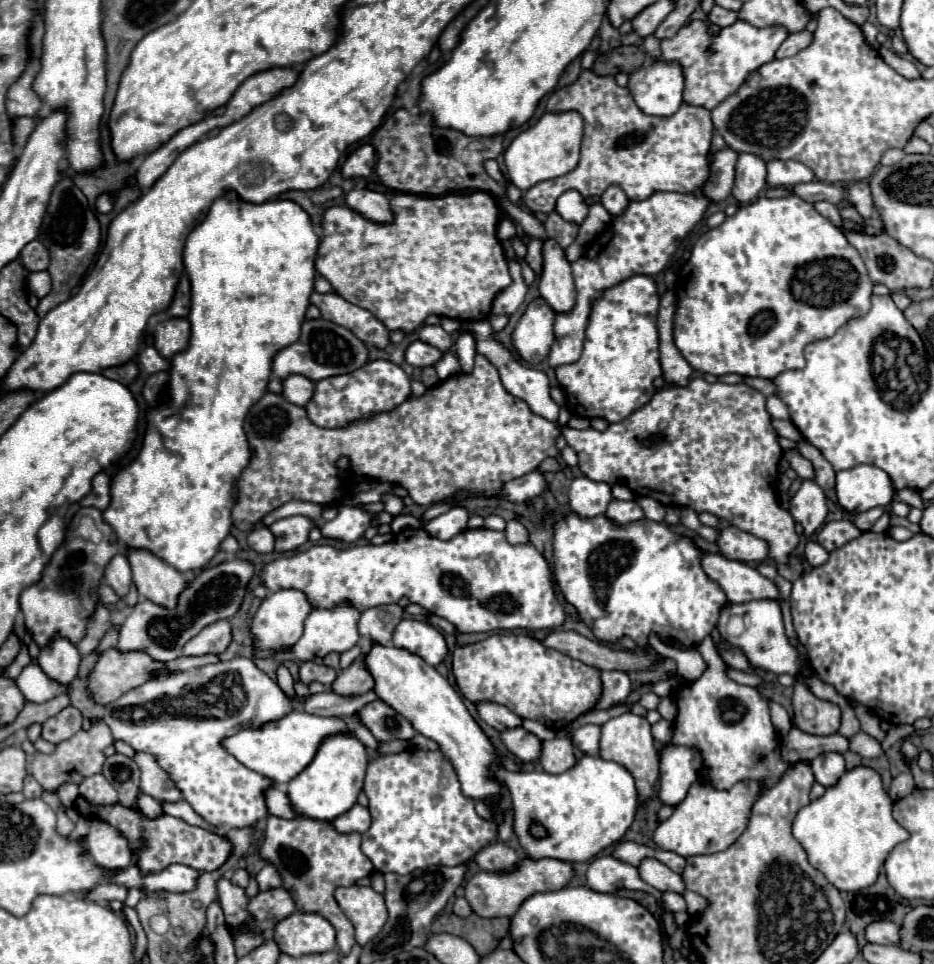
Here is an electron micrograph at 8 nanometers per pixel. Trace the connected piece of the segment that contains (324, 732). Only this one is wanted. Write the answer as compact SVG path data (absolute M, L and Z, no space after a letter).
M292 710L288 712L288 716L282 716L280 720L260 724L260 728L242 728L234 736L224 738L222 748L230 752L246 768L274 780L276 784L288 784L312 762L320 742L326 736L338 732L348 732L346 724L340 718L322 718L308 714L304 710Z

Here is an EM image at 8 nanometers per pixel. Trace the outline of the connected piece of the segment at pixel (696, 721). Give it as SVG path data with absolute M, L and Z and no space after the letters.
M710 636L698 644L698 652L708 668L698 680L682 684L676 692L678 716L674 722L672 742L694 746L702 752L704 776L716 788L730 788L748 778L764 780L764 786L770 788L778 782L788 764L780 760L780 740L770 722L768 700L756 688L728 678L726 664Z

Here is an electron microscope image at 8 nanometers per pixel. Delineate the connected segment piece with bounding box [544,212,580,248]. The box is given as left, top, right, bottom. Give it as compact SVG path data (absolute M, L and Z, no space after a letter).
M550 212L548 214L548 218L544 222L544 228L546 228L546 234L550 238L554 238L562 248L568 248L576 240L578 230L580 230L578 224L572 224L572 222L562 220L556 212Z

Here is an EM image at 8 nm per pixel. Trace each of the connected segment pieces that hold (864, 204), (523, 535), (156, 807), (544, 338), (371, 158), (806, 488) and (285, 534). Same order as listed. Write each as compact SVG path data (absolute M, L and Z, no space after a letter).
M856 182L856 184L848 186L848 200L860 212L862 218L872 216L874 204L872 204L872 192L868 188L868 182Z
M510 520L506 524L506 540L510 544L526 544L528 542L528 532L518 520Z
M144 792L138 794L138 806L140 806L140 810L142 810L146 816L150 816L150 818L156 818L156 816L162 814L160 804L158 804L156 800L152 800L152 796L148 796L148 794L144 794Z
M544 298L532 300L520 318L512 334L512 342L518 354L530 364L538 364L548 356L548 350L554 342L554 320L556 312L546 304Z
M370 144L358 146L342 164L342 176L344 178L364 178L370 176L376 164L376 154Z
M802 480L800 490L790 500L790 514L796 522L802 524L804 534L812 534L816 528L822 526L828 506L826 506L826 494L814 480Z
M290 516L274 522L270 526L270 532L276 538L276 552L290 552L300 548L306 540L310 530L316 528L316 524L308 516Z

